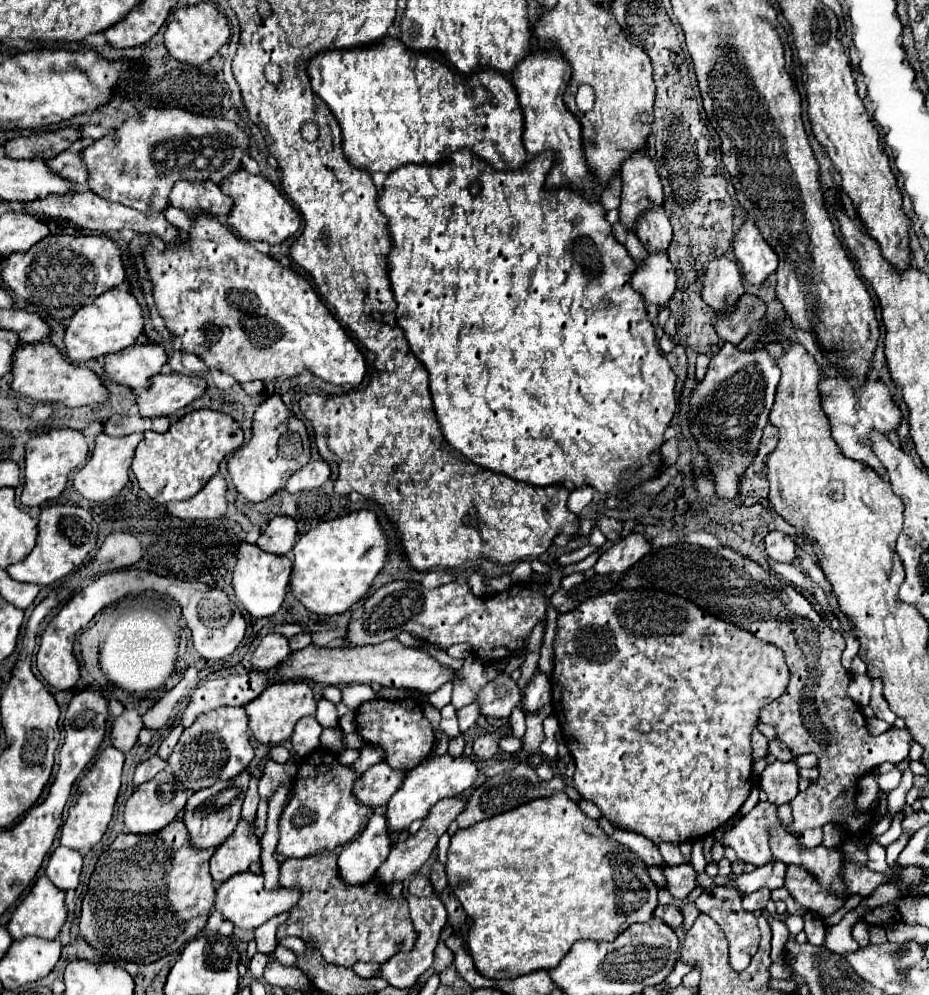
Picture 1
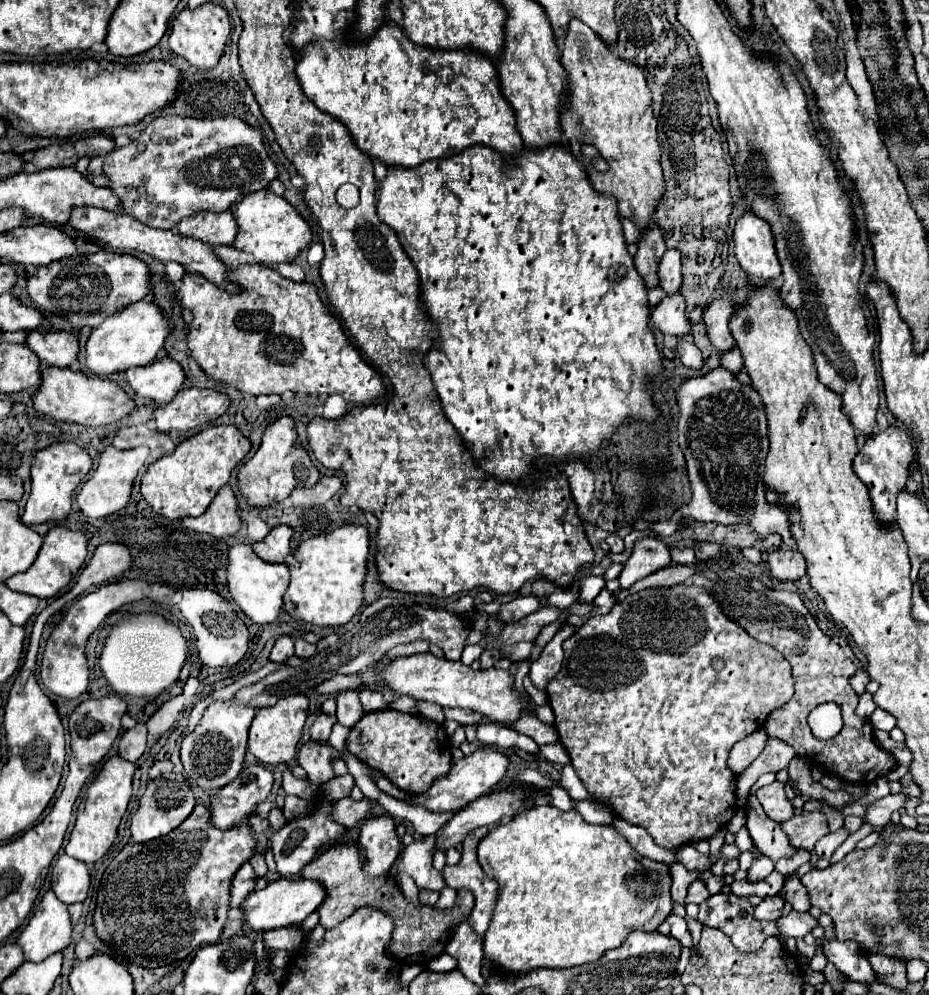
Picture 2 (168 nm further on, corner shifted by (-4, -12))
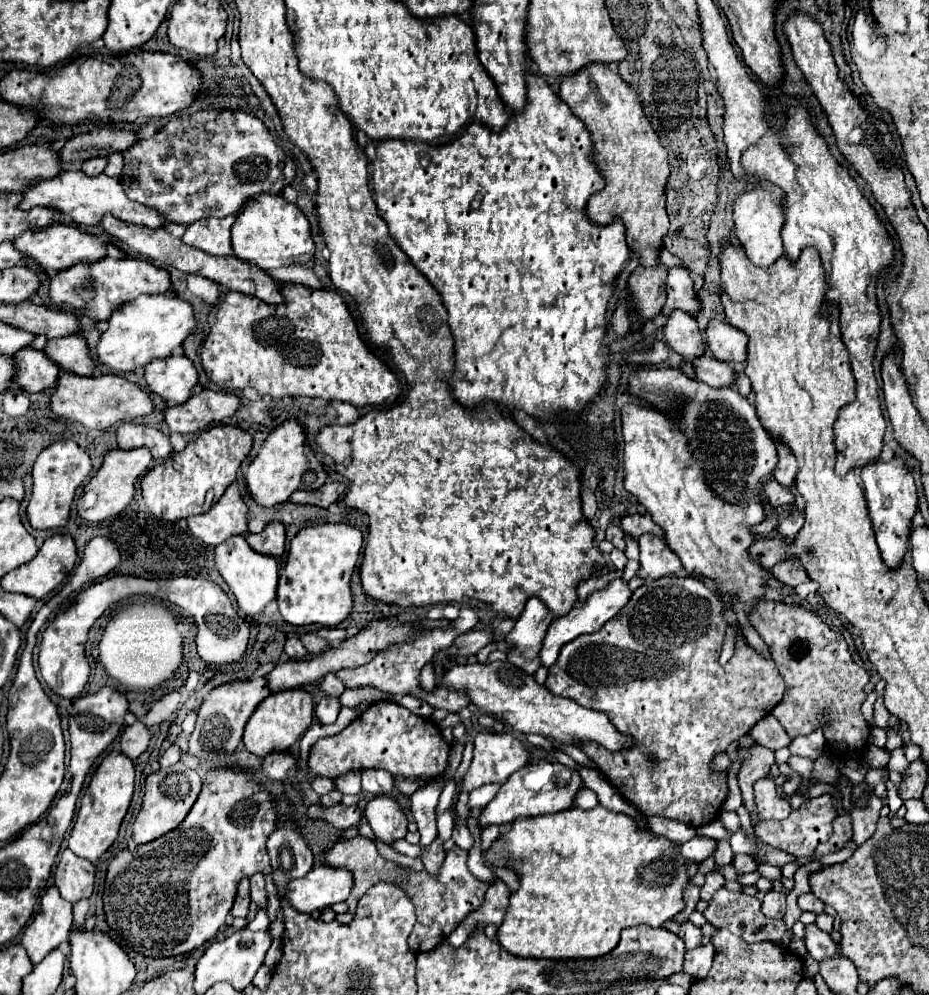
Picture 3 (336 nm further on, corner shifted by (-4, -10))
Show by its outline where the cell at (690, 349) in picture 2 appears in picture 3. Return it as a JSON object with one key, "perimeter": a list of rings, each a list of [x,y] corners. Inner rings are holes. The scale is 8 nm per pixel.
{"perimeter":[[[710,355],[698,357],[692,361],[698,381],[710,385],[710,387],[732,387],[736,381],[736,369],[730,363],[720,363]]]}

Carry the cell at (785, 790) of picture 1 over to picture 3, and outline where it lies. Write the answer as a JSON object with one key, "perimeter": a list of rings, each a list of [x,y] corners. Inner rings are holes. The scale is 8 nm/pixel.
{"perimeter":[[[772,777],[760,779],[754,783],[754,803],[758,811],[758,819],[786,819],[792,811],[786,797],[782,797],[774,785]]]}

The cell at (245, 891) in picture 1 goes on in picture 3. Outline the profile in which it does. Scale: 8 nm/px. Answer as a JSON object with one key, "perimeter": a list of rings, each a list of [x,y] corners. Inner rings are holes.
{"perimeter":[[[316,865],[306,877],[294,879],[288,885],[288,901],[302,913],[330,907],[346,901],[352,891],[352,873],[348,869],[334,869],[332,865]]]}

